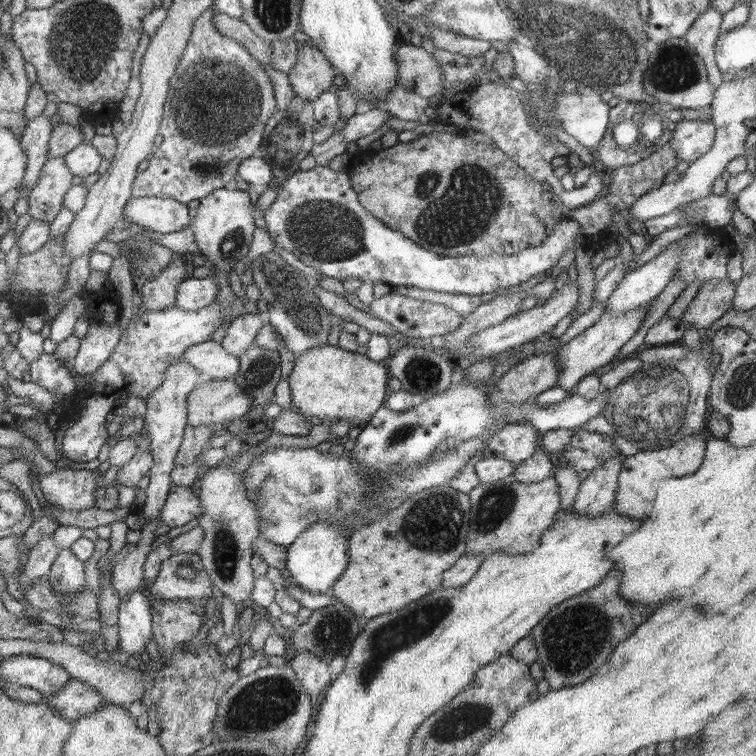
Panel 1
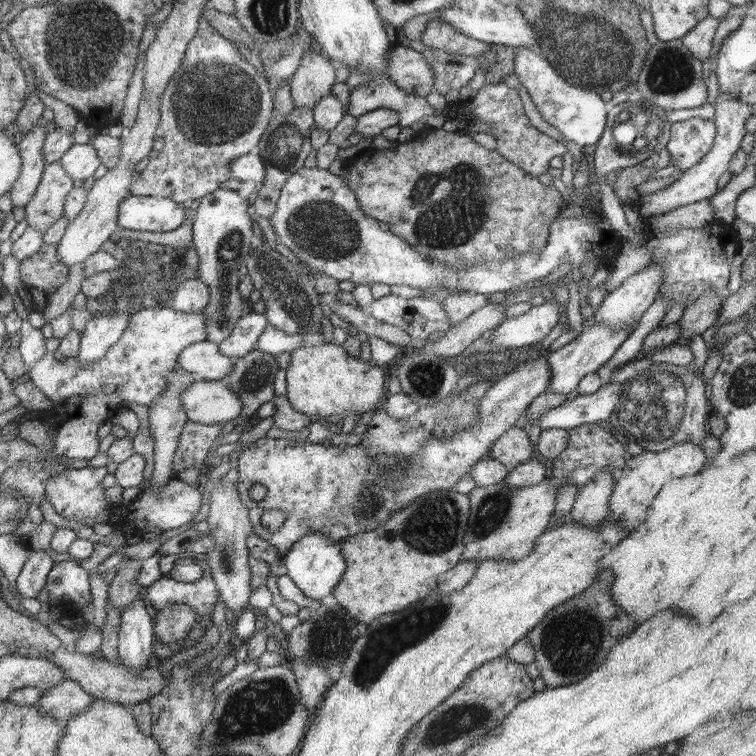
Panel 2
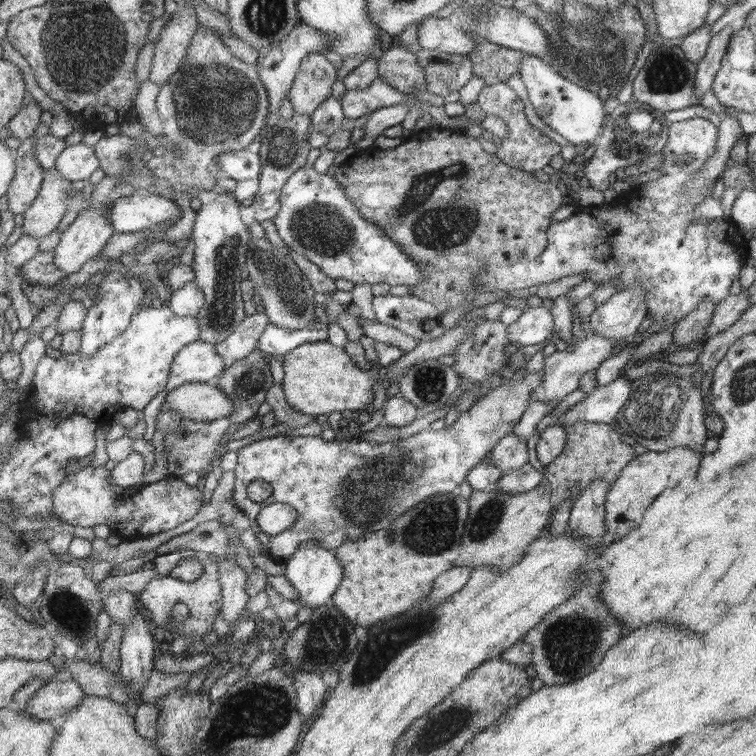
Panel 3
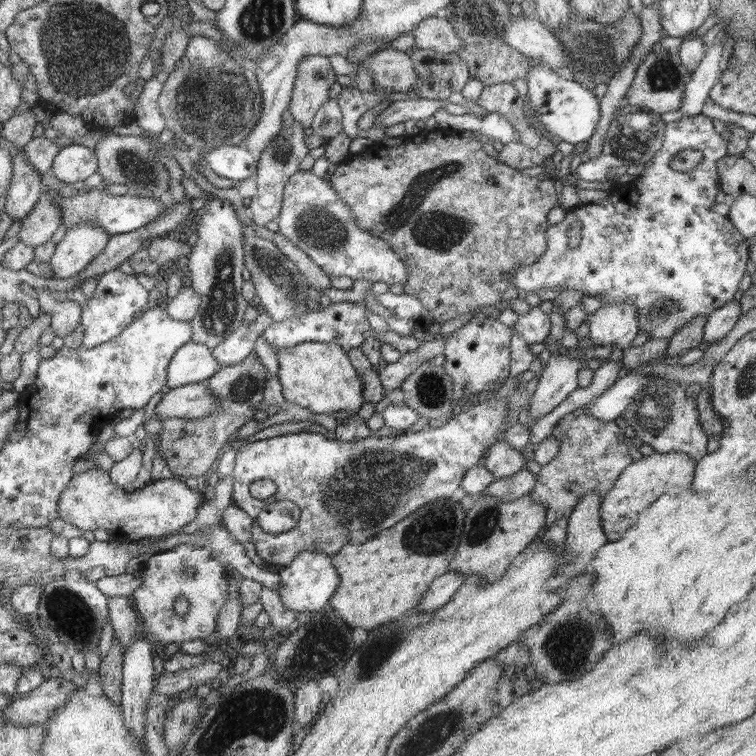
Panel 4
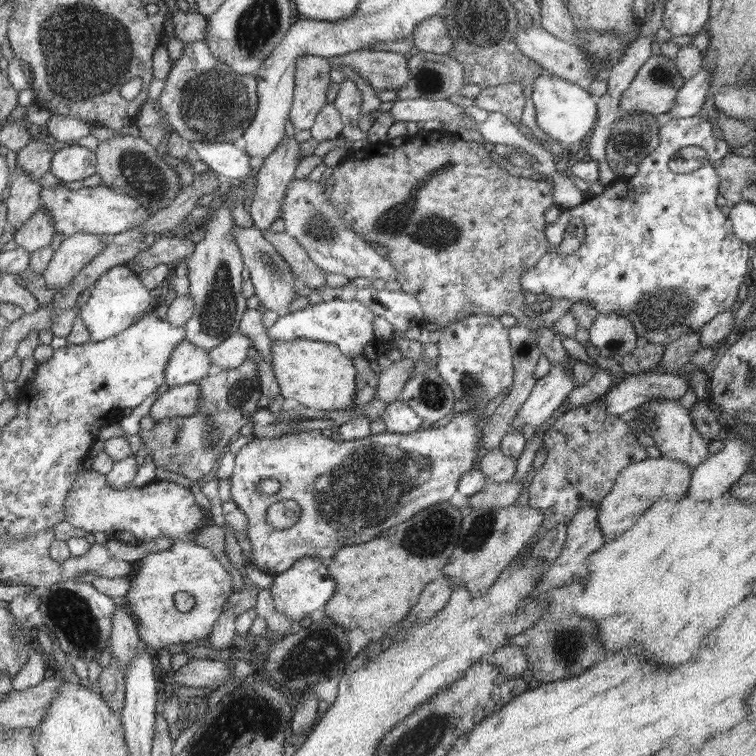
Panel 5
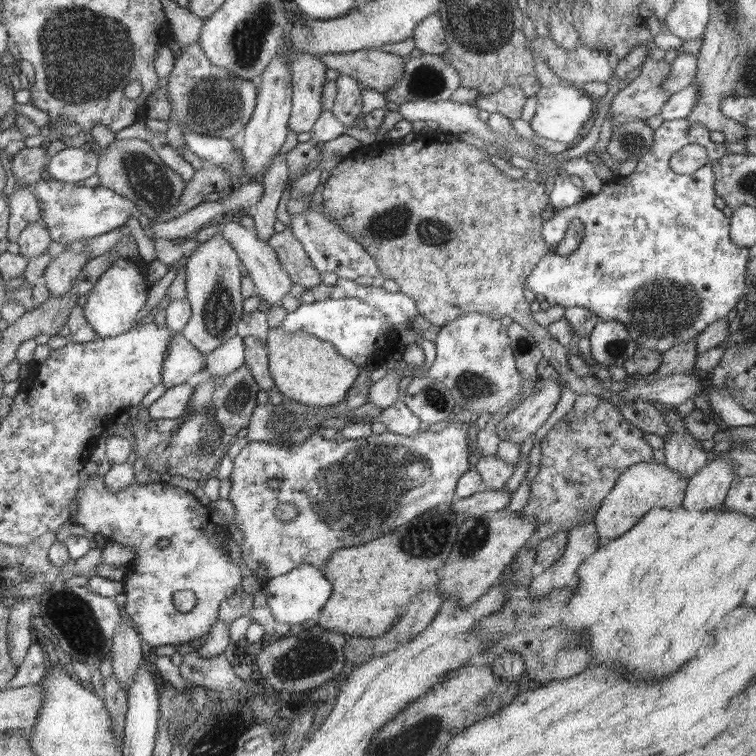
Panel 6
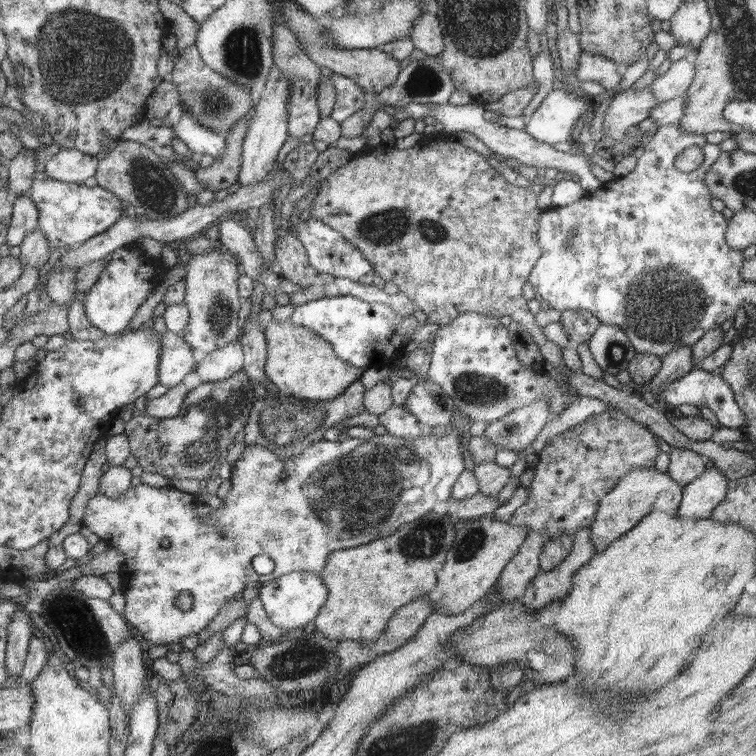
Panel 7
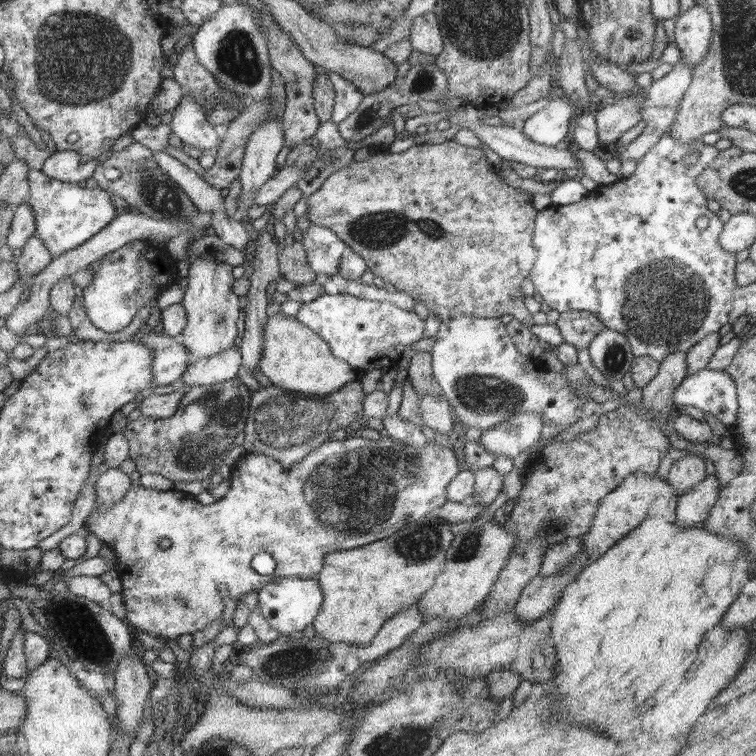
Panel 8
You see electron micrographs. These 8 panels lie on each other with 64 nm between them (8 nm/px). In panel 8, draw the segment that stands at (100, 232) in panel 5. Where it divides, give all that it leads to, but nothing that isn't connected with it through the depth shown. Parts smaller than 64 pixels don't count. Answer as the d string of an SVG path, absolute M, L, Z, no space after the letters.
M30 170L29 180L30 200L26 204L32 207L36 217L35 234L52 257L61 256L89 241L120 213L112 205L110 192L98 187L90 190L78 183L59 182L41 170Z

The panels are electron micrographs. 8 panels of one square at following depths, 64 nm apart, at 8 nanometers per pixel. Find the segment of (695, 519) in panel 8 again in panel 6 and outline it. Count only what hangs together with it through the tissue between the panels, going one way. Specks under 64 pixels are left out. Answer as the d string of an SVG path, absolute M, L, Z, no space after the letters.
M727 454L717 455L707 462L694 476L687 479L683 508L686 510L706 510L719 506L729 494L733 480L733 460Z

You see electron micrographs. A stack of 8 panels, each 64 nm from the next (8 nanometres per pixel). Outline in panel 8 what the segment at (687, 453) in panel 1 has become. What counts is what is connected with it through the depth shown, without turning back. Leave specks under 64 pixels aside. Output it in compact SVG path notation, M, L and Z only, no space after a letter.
M640 472L631 474L621 482L621 486L601 501L597 510L593 526L584 536L581 542L588 560L598 560L608 550L613 548L616 542L633 532L647 518L661 514L666 522L675 522L678 496L674 487L667 480L652 478Z

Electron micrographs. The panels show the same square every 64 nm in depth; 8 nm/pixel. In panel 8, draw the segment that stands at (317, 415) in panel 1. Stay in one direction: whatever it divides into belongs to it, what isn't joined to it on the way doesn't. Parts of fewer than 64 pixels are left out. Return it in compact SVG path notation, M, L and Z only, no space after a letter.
M277 313L267 319L264 330L264 344L259 369L272 385L281 386L284 390L295 393L311 394L316 398L319 396L334 394L337 390L352 381L359 380L364 372L350 366L340 358L331 353L330 345L318 336L310 327L304 326L298 319Z

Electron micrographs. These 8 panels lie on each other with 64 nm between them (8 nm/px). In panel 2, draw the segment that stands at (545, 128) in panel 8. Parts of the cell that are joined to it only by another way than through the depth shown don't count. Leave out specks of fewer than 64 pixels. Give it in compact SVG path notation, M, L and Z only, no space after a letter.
M517 48L515 72L538 108L540 116L558 129L564 135L564 139L580 145L581 148L600 141L607 123L607 112L606 103L598 93L578 87L563 75L559 75L536 49Z

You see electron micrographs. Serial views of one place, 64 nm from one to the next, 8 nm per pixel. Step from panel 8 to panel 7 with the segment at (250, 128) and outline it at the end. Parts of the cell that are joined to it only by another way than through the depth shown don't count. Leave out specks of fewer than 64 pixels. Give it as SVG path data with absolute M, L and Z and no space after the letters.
M253 111L241 118L241 121L233 126L234 130L228 132L224 154L207 169L200 167L194 172L194 176L196 176L196 180L200 182L202 188L205 187L208 191L216 192L224 189L228 190L230 186L238 183L239 169L242 163L242 144Z

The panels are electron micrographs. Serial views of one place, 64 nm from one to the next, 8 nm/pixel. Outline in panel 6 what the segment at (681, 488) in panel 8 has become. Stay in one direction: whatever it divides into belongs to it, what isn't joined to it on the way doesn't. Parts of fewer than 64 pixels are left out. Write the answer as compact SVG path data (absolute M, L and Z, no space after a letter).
M669 405L659 407L666 424L671 427L671 432L667 436L662 436L665 440L663 450L666 457L665 465L688 479L707 465L708 456L700 446L701 441L688 434L684 427L684 417L677 407Z

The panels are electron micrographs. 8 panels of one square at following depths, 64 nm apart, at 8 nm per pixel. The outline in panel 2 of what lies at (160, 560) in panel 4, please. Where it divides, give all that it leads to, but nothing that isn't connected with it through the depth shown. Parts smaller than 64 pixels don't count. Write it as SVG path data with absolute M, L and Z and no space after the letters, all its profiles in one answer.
M178 554L164 555L161 562L160 580L143 589L142 598L147 601L151 612L166 609L173 603L187 604L198 611L198 619L204 615L213 613L214 606L218 602L219 588L212 576L211 568L206 562L206 554L197 554L204 568L204 574L196 582L178 582L169 576L169 570L174 568L174 562L178 560Z

